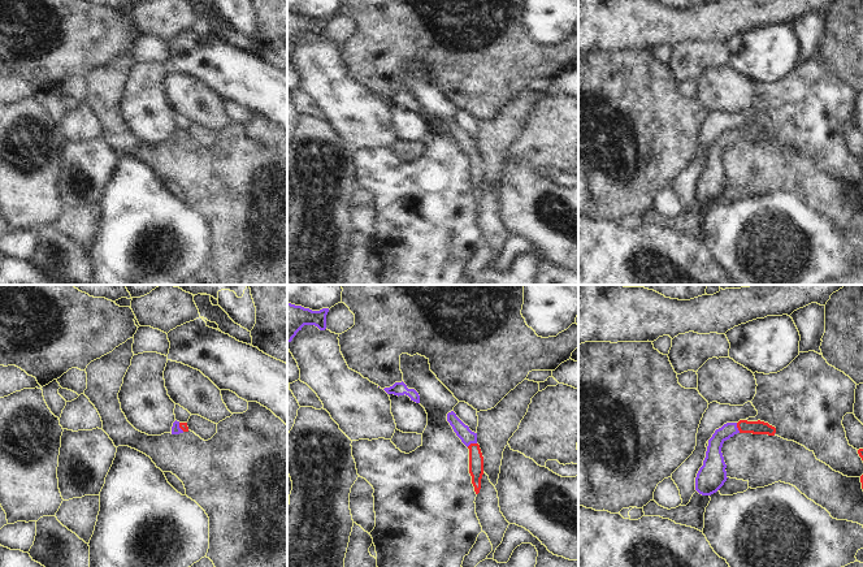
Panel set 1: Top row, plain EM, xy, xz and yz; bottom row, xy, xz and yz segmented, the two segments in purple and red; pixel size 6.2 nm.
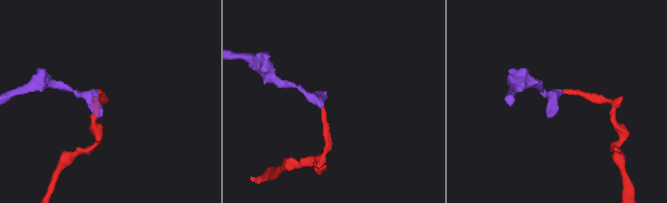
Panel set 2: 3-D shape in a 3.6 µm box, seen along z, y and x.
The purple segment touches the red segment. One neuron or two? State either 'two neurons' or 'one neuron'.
one neuron

